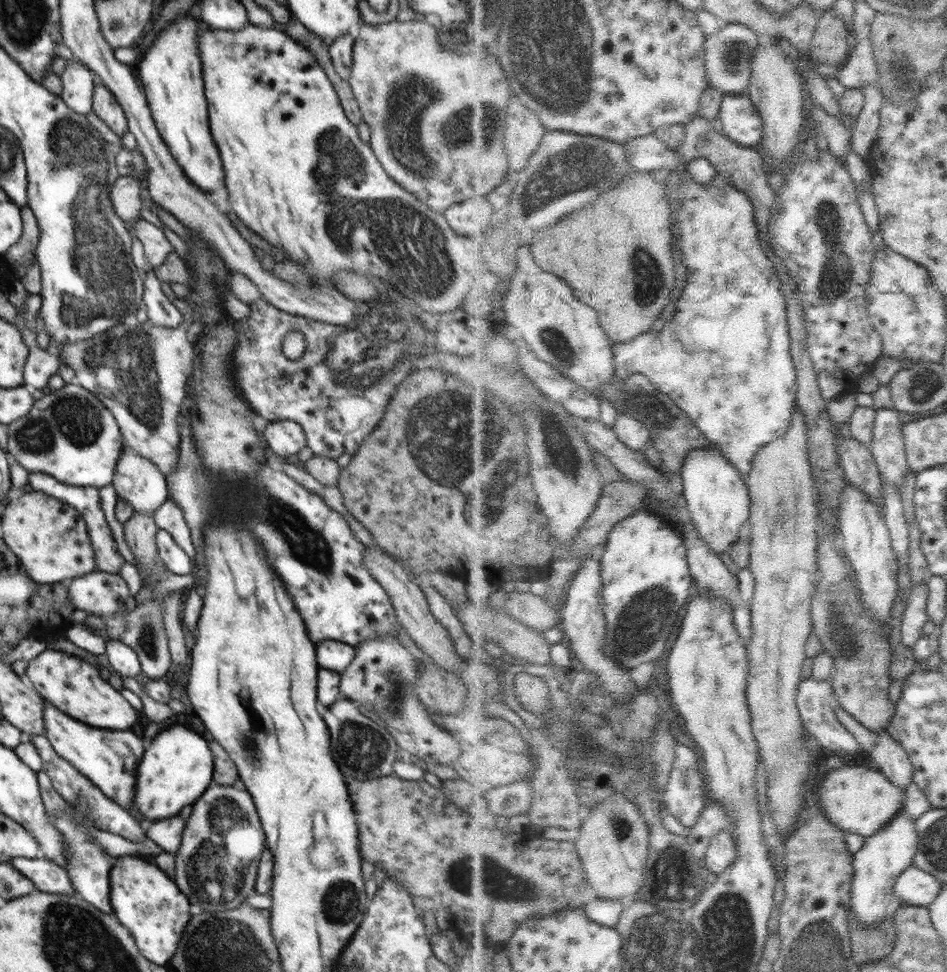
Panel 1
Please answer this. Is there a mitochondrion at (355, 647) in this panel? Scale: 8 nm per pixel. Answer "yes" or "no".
no

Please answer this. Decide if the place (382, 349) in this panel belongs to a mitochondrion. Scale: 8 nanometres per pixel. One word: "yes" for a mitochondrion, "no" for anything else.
yes

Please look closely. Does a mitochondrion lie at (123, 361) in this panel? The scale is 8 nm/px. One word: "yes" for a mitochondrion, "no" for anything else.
yes

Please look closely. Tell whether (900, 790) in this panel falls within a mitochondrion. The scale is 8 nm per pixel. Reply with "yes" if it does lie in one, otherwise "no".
no

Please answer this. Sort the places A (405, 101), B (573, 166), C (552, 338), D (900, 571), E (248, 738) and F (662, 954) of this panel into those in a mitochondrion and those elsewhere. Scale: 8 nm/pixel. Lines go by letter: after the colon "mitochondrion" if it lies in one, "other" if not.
A: mitochondrion
B: mitochondrion
C: mitochondrion
D: other
E: mitochondrion
F: mitochondrion

